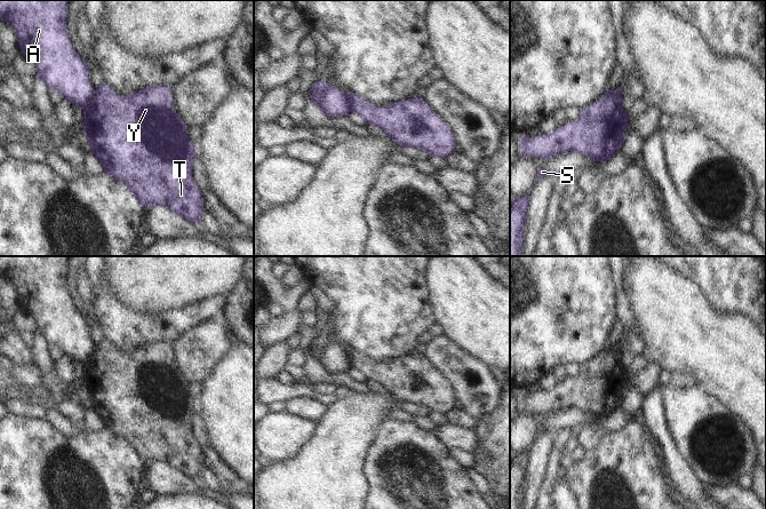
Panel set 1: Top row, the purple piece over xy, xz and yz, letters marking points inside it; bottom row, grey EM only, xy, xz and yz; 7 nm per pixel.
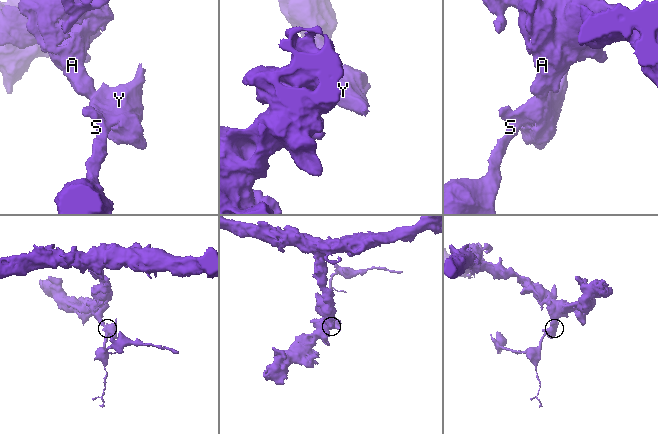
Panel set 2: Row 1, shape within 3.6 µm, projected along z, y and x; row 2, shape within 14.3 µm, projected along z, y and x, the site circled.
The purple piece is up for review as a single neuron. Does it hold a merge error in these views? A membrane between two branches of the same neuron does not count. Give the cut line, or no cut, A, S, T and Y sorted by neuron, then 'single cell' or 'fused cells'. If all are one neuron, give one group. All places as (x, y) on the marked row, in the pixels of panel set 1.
xz (345, 94), (350, 111) | A / S T Y | fused cells

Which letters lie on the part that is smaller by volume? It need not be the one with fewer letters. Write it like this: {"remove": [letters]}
{"remove": ["S", "T", "Y"]}

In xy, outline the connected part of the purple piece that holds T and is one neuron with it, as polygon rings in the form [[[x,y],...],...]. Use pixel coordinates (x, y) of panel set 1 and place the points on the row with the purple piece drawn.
[[[102,82],[82,110],[85,120],[81,127],[89,141],[90,152],[99,159],[104,173],[123,183],[144,209],[166,206],[189,222],[199,222],[204,213],[204,198],[192,178],[197,143],[189,140],[186,135],[189,126],[181,120],[174,109],[171,88],[157,85],[120,97],[105,82]]]

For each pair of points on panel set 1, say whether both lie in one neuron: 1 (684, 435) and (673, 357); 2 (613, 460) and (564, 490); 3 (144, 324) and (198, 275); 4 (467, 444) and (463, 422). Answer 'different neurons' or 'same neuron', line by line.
1: different neurons
2: different neurons
3: different neurons
4: different neurons

